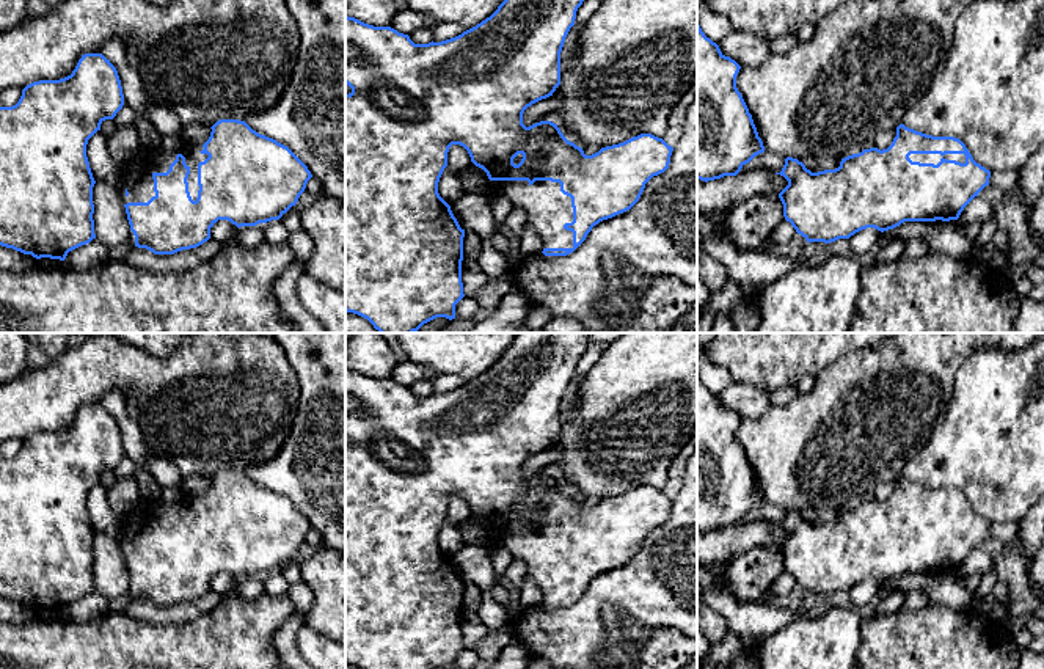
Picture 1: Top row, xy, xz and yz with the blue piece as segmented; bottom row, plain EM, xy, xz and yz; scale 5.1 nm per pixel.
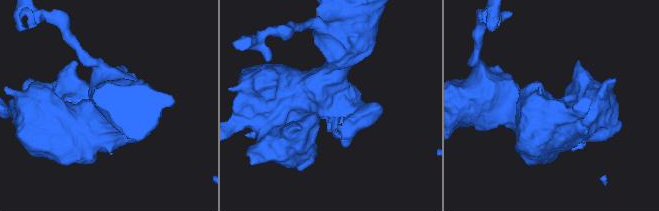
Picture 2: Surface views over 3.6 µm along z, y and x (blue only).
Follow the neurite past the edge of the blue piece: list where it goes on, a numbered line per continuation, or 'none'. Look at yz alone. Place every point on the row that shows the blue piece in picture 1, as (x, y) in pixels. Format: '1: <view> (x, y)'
1: yz (934, 159)

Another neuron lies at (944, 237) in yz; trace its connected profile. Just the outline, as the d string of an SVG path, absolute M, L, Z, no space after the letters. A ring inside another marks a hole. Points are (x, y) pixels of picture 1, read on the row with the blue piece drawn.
M904 221L889 231L867 228L849 237L851 254L860 258L867 254L874 243L889 240L923 239L928 243L929 253L947 254L955 259L973 256L973 248L966 237L961 221Z

